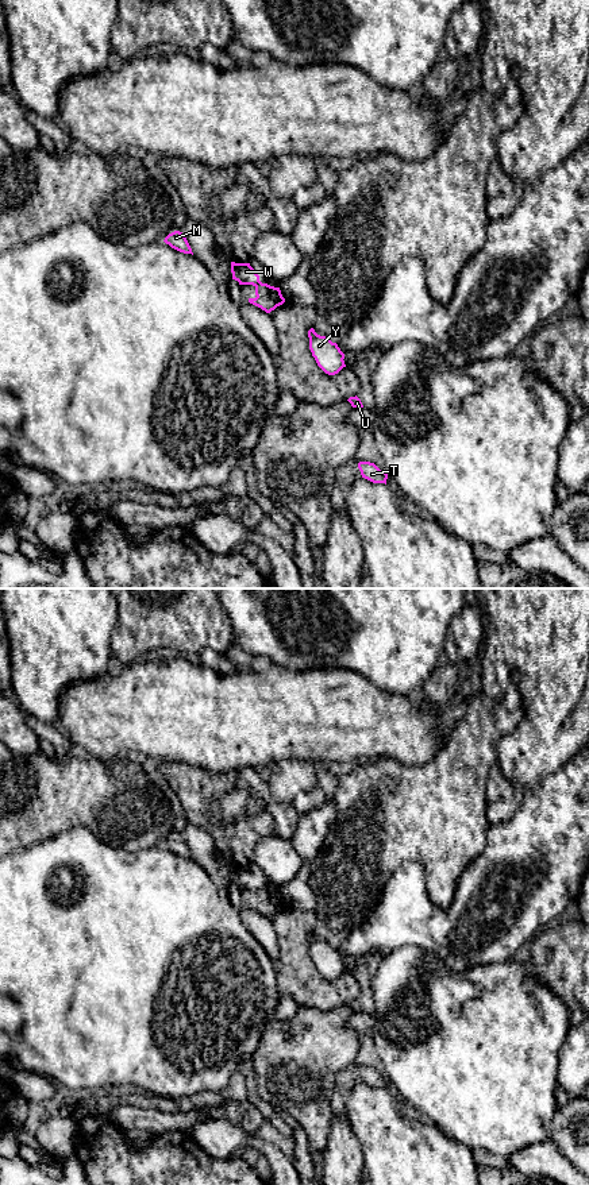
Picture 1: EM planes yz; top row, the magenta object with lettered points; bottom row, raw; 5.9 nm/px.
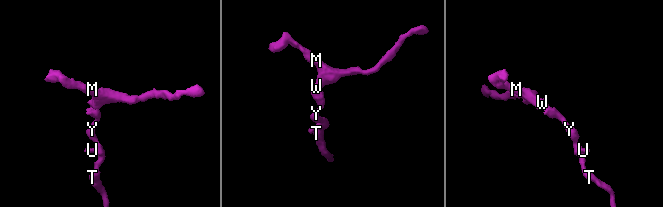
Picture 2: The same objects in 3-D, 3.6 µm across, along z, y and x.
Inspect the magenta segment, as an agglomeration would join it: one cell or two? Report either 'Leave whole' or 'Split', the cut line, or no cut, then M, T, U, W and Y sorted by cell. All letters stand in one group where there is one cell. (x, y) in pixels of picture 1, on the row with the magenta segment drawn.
Split. Split along yz (262, 284), (255, 286). Groups: M W / T U Y

